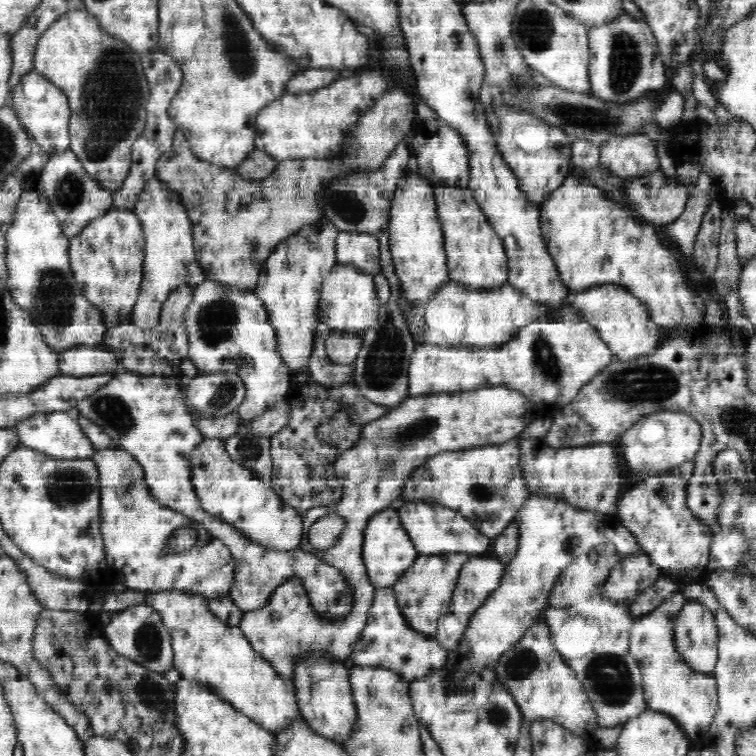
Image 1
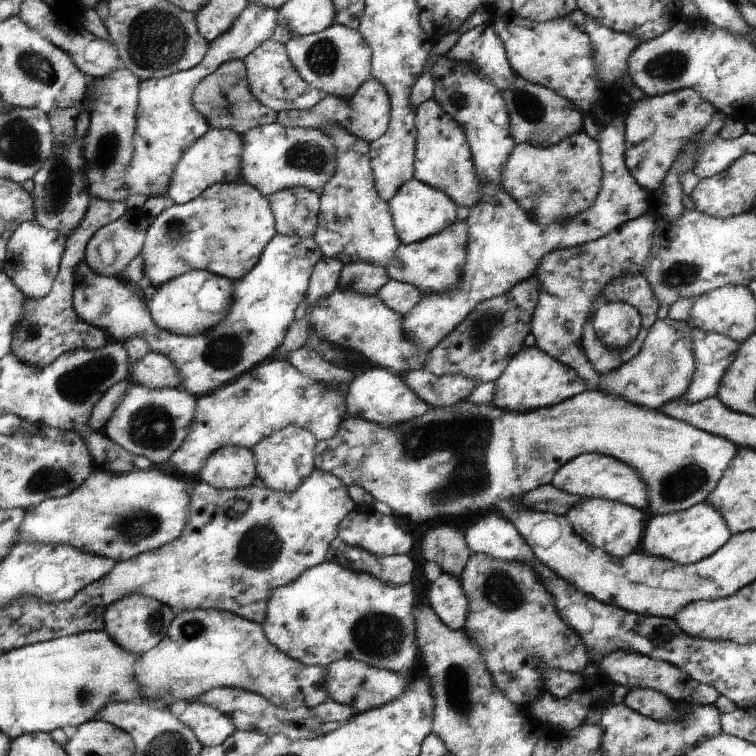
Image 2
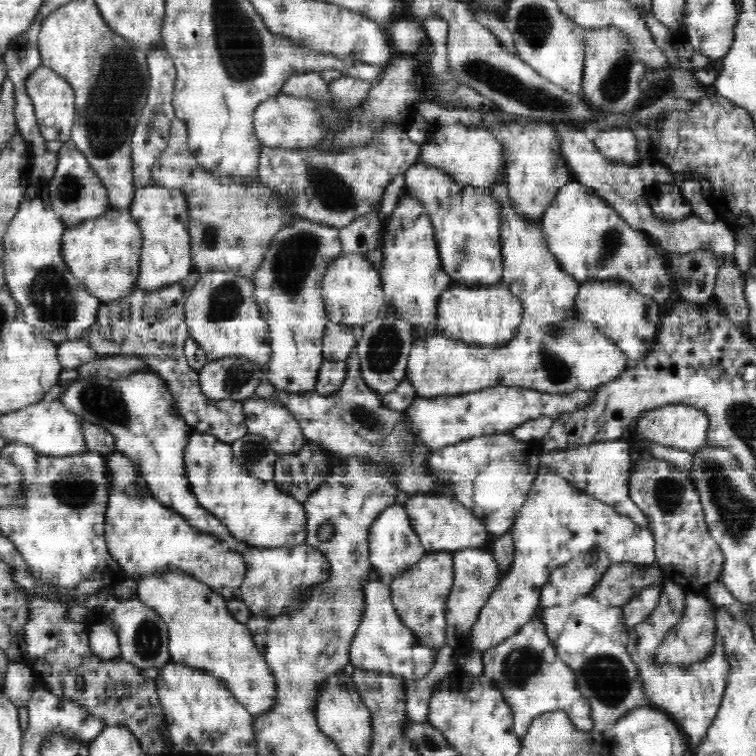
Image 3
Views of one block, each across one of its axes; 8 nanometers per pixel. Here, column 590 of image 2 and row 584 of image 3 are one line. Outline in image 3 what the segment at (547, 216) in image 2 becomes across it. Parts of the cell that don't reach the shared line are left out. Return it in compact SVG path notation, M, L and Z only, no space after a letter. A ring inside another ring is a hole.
M182 570L153 571L152 574L136 578L137 596L150 608L154 609L167 624L169 634L169 653L173 662L186 663L188 666L199 667L200 670L215 675L231 690L236 700L246 707L254 716L272 710L276 702L276 681L272 669L268 666L262 653L256 648L247 623L238 622L227 609L227 599L216 594L207 584L200 582L191 574Z

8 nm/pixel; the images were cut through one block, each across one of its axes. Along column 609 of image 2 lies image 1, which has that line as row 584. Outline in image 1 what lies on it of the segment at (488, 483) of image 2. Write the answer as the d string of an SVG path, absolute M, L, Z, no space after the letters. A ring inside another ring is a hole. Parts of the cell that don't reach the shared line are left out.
M466 553L420 554L414 564L404 571L391 587L397 605L410 627L420 633L426 633L426 636L435 636L439 618L443 616L445 608L452 600L461 566L473 556L474 554Z

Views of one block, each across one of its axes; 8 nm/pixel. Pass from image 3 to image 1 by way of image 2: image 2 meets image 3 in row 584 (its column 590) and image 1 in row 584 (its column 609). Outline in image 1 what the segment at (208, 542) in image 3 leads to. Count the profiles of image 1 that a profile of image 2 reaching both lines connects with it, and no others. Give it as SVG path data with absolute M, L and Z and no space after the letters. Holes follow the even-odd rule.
M113 447L104 450L95 449L91 458L96 461L99 470L101 535L104 539L108 569L121 574L123 583L128 589L144 592L180 589L188 593L200 593L208 600L228 597L228 592L235 582L236 561L223 540L212 536L202 525L185 514L159 503L150 492L140 463L127 450ZM180 528L191 528L197 540L196 546L184 552L173 551L169 547L172 534Z

